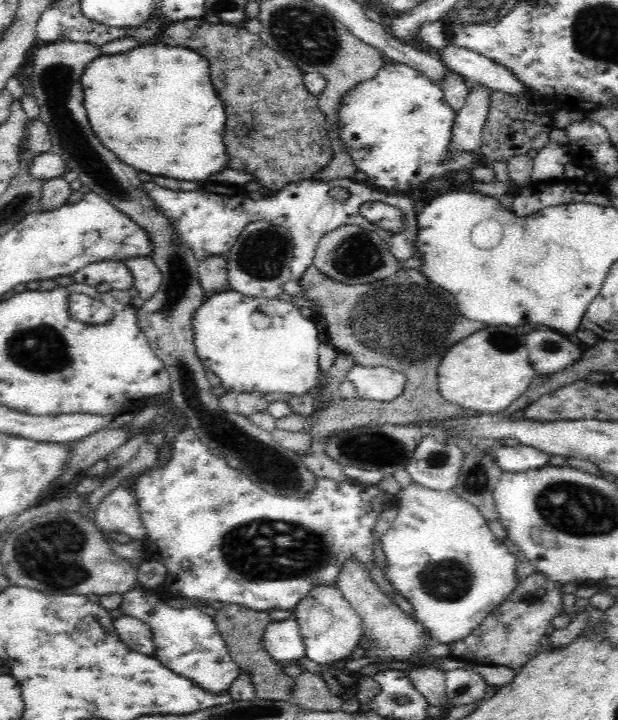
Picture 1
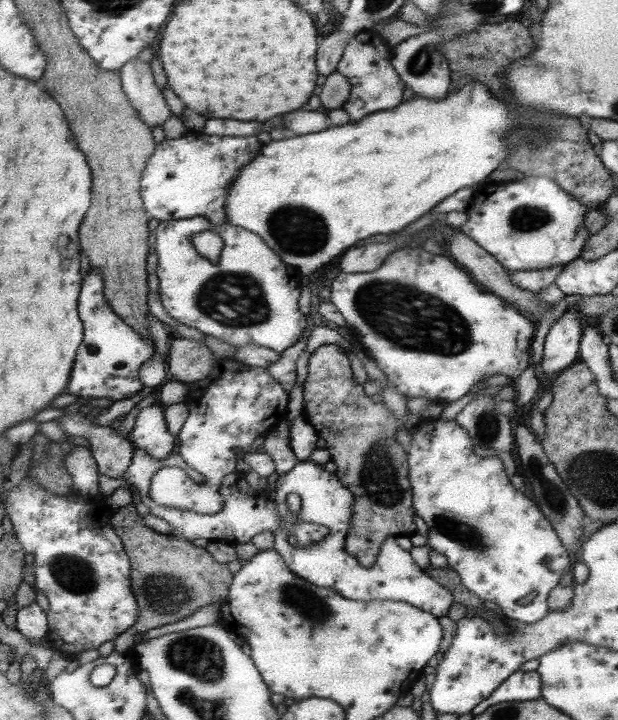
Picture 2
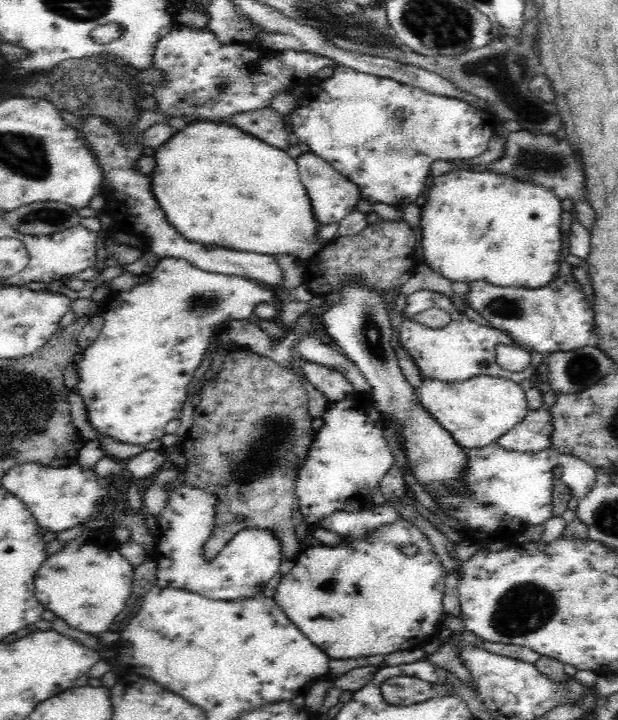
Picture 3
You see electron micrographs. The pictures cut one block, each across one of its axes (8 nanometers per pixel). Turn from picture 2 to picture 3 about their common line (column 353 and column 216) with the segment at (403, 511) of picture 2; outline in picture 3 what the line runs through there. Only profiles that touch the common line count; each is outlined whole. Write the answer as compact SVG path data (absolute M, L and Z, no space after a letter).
M242 346L222 357L214 376L206 379L199 390L200 403L195 406L190 430L182 442L182 452L187 460L184 481L215 490L223 500L218 504L216 530L206 542L206 557L218 554L225 542L241 528L268 527L280 533L285 558L295 561L304 547L295 537L294 526L290 521L292 504L296 498L293 480L296 467L305 457L315 434L308 412L308 393L302 380L288 366Z

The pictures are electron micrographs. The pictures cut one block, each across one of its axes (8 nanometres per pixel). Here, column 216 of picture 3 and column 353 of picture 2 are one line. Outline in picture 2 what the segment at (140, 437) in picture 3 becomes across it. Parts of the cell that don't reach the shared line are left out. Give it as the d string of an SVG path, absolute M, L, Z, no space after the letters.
M424 246L420 248L406 248L406 250L398 250L394 252L380 269L374 272L358 272L350 274L341 272L333 283L332 301L344 313L346 320L349 322L358 343L377 363L379 368L388 376L388 380L402 394L408 396L424 396L427 399L441 399L446 402L454 402L464 398L466 394L470 394L474 390L474 386L478 386L480 382L484 382L486 378L495 376L495 374L504 374L511 379L517 379L524 370L532 366L533 357L531 354L531 344L535 335L536 326L530 318L526 317L512 303L494 295L490 290L482 286L472 274L463 266L460 266L449 254L434 254L428 252Z

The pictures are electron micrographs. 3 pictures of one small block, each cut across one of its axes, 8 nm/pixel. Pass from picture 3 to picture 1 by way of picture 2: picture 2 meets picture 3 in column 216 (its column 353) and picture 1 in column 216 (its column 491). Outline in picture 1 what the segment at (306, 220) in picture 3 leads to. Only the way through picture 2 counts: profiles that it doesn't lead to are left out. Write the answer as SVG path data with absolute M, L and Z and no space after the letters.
M140 46L130 49L125 53L116 55L101 55L94 59L82 74L82 85L84 85L85 109L87 117L94 132L100 139L104 140L110 150L114 151L120 160L128 166L134 166L144 174L151 176L162 176L162 178L174 178L182 182L208 182L212 176L226 172L232 166L232 155L228 151L226 134L228 131L228 113L224 107L223 98L220 97L216 85L212 82L208 61L197 52L184 48L164 48L164 46Z

